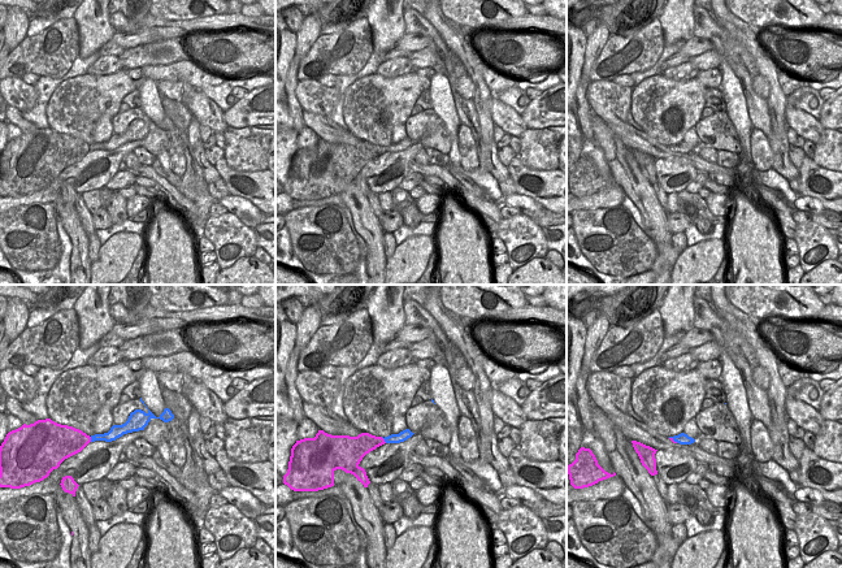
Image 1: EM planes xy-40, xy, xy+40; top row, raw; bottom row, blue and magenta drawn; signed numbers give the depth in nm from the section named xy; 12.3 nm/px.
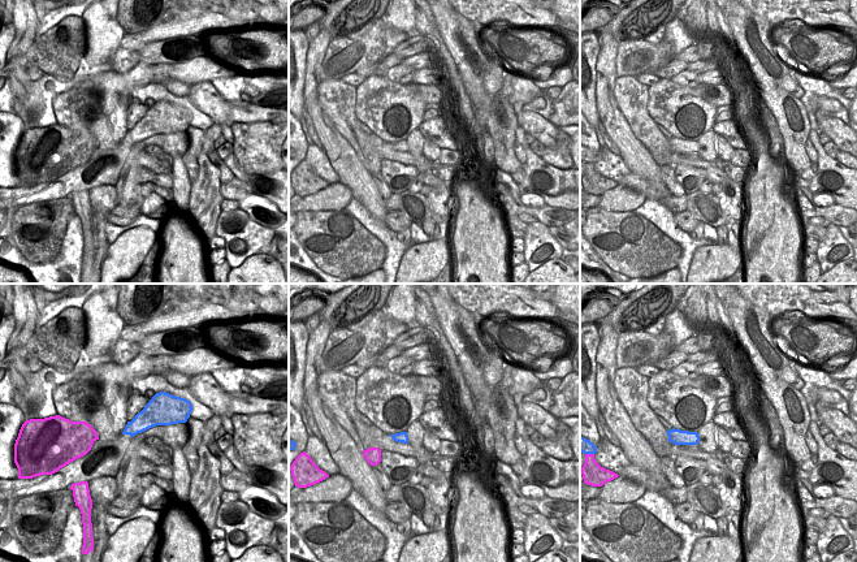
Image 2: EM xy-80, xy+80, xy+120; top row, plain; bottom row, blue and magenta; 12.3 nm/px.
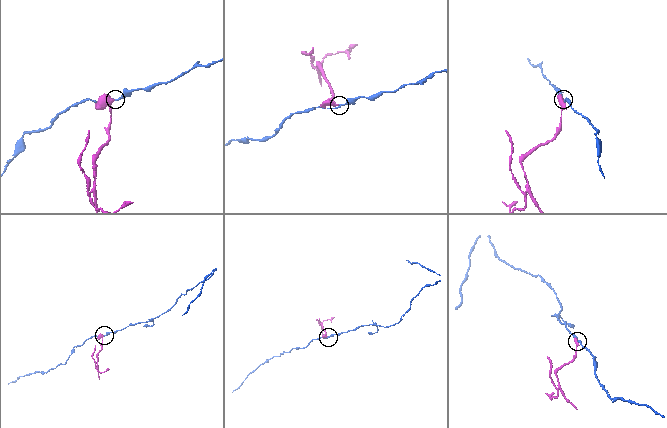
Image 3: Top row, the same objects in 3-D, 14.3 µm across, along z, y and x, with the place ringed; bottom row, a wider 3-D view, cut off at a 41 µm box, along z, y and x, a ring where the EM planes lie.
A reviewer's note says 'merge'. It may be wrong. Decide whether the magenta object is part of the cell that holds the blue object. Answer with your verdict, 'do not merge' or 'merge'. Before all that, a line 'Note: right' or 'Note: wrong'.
Note: wrong
do not merge

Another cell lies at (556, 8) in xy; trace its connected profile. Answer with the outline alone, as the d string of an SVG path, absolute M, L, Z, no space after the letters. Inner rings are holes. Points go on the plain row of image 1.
M543 0L542 5L548 16L567 19L567 0Z

